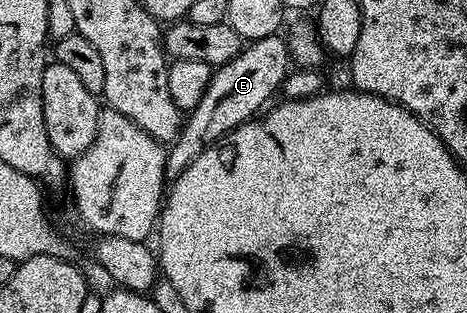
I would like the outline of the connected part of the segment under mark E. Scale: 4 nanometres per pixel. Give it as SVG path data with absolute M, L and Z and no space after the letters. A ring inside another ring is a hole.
M280 35L246 43L241 52L231 58L231 62L216 65L203 98L199 98L199 106L184 117L180 132L168 145L165 154L166 181L179 178L179 174L183 174L183 170L199 158L207 146L254 119L274 99L272 96L279 92L290 71L289 46Z

